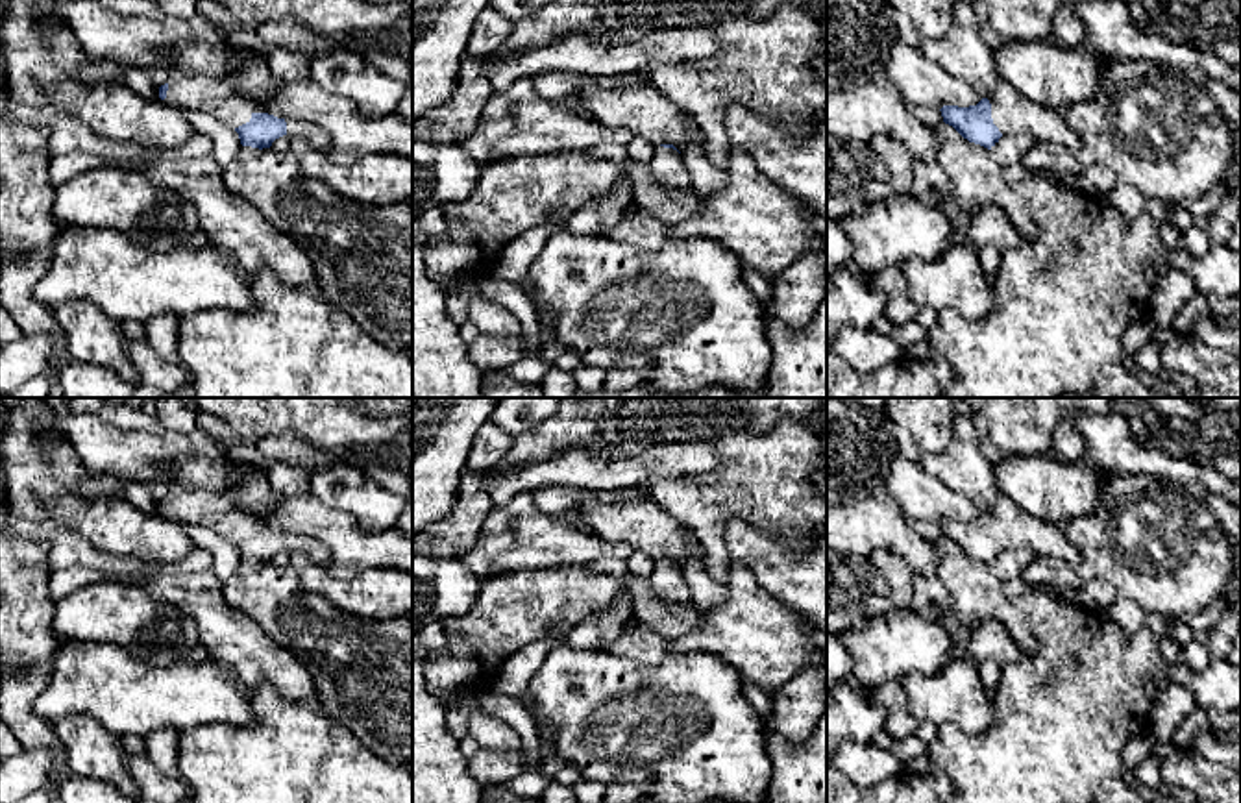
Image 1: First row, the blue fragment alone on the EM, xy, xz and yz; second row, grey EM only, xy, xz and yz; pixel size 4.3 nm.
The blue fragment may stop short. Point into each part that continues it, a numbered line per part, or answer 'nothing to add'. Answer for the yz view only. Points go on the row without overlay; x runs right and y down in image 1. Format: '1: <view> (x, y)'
1: yz (1012, 528)

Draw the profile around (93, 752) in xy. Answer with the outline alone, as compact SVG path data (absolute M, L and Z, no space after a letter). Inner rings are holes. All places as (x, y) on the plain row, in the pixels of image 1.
M83 714L61 718L54 729L67 747L72 775L100 779L126 797L137 797L137 786L124 764L120 736Z

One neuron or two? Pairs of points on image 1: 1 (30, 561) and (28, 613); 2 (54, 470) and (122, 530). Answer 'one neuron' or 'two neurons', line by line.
1: one neuron
2: one neuron

